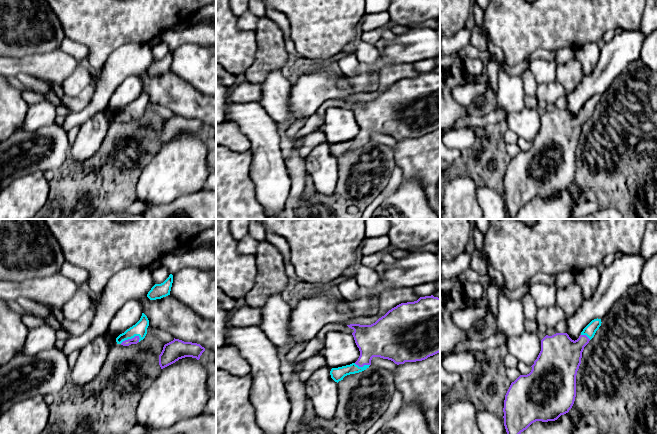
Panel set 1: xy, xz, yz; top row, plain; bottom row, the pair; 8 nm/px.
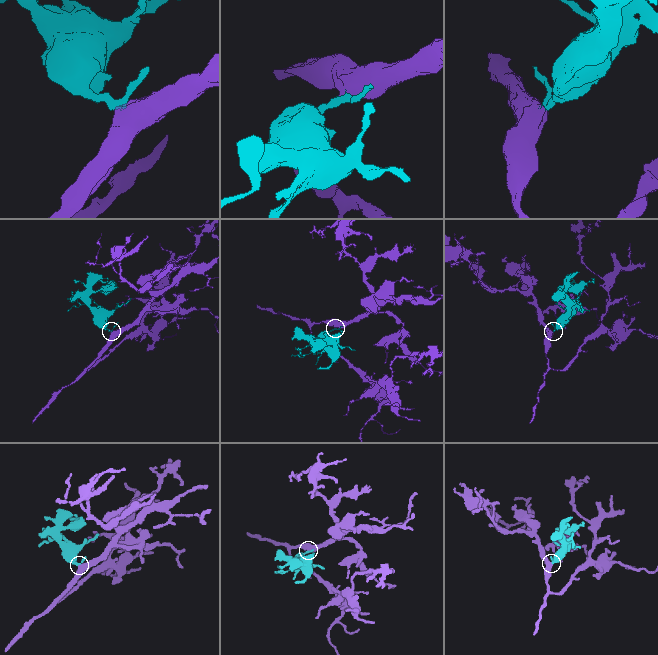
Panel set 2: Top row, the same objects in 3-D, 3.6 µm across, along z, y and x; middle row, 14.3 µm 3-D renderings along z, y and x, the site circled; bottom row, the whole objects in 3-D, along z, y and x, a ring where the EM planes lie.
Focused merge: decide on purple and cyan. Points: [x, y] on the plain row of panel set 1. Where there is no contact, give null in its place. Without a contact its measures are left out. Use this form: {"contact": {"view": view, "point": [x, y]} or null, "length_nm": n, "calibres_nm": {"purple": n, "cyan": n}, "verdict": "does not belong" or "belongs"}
{"contact": {"view": "xy", "point": [130, 115]}, "length_nm": 170, "calibres_nm": {"purple": 60, "cyan": 110}, "verdict": "belongs"}

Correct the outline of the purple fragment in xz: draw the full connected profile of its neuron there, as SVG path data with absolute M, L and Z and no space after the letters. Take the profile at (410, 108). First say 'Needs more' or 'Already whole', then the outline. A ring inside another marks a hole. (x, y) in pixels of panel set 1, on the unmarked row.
Needs more. M433 71L420 73L417 77L397 81L371 101L347 102L354 106L352 111L359 124L360 132L355 139L331 145L331 154L337 159L347 151L369 144L373 133L388 135L399 141L405 138L422 137L439 129L440 74Z

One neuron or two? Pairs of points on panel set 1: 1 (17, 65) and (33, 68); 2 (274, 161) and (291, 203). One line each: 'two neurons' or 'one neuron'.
1: one neuron
2: two neurons

